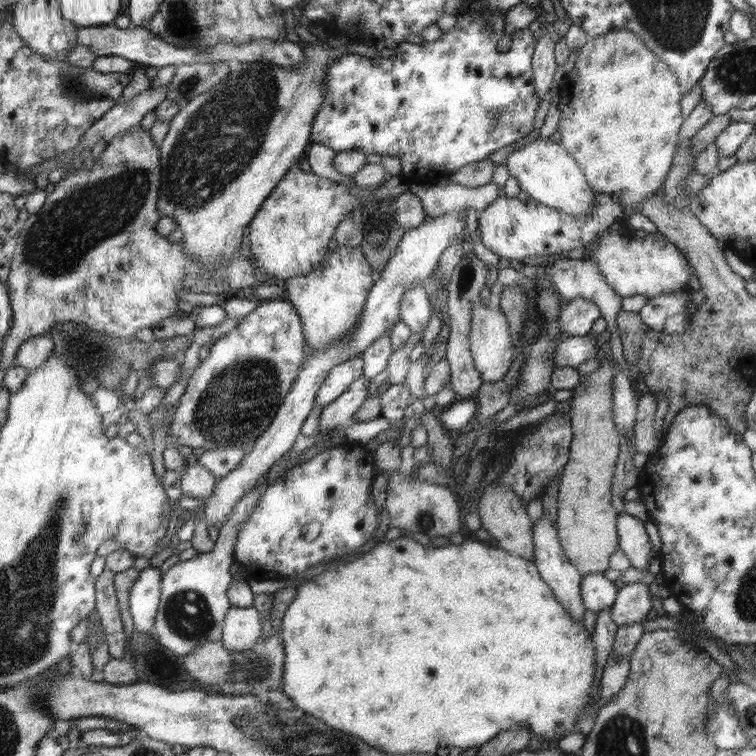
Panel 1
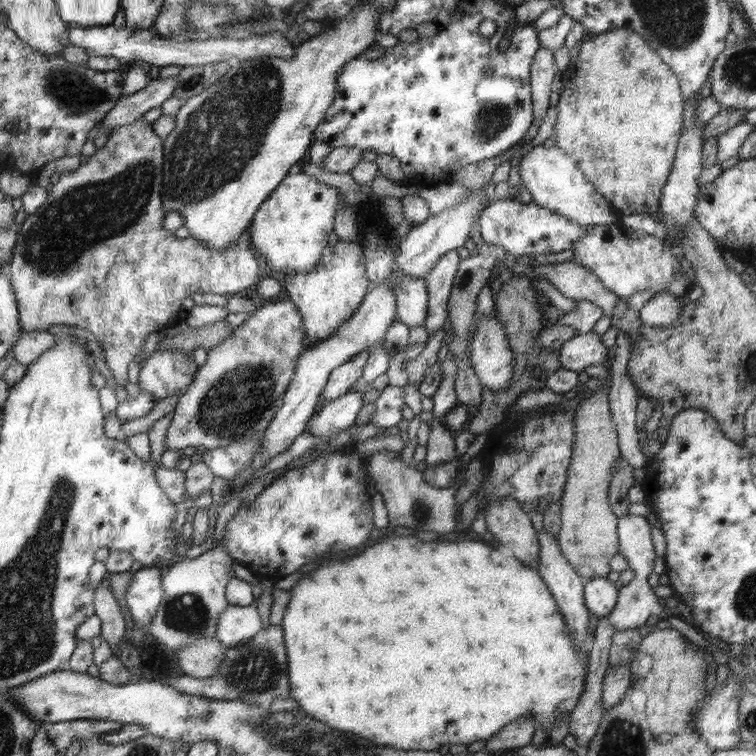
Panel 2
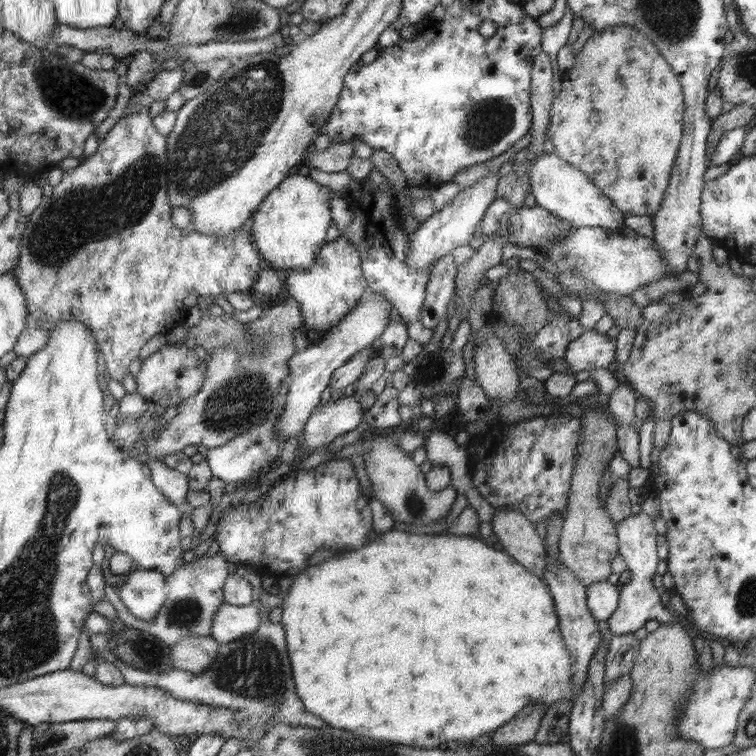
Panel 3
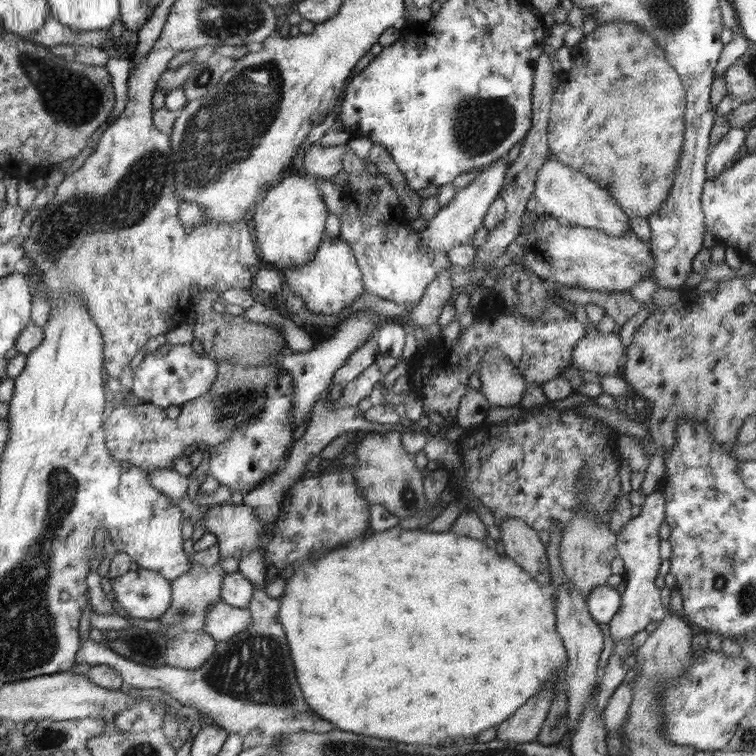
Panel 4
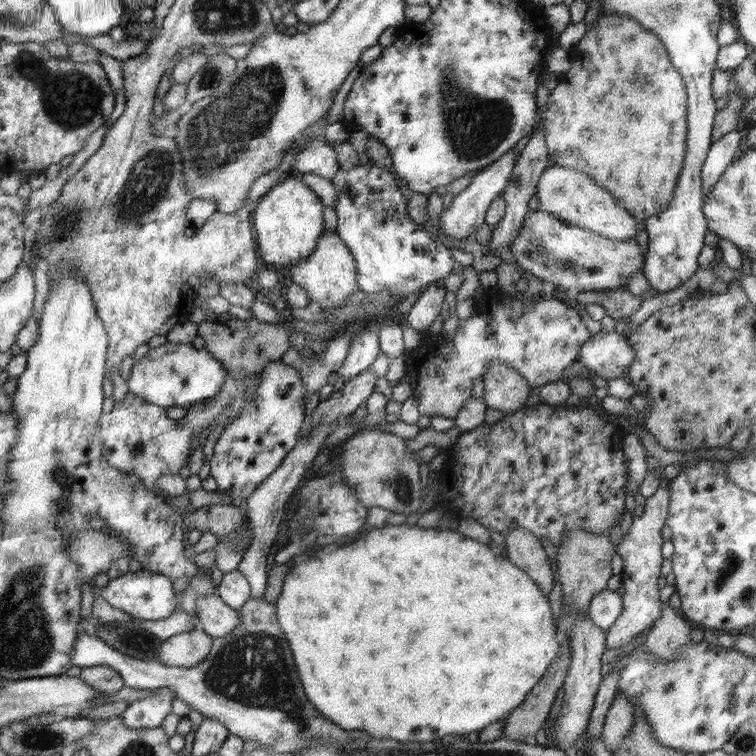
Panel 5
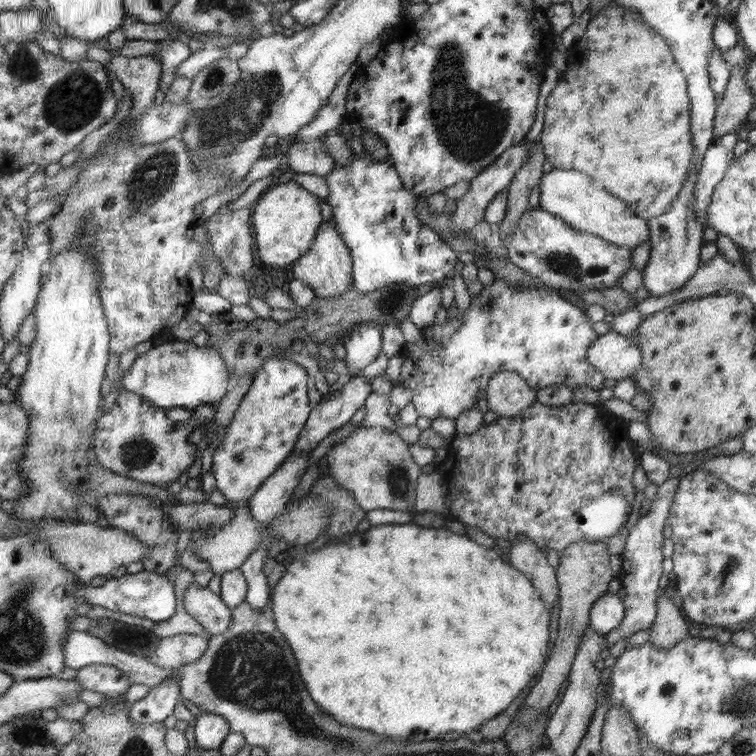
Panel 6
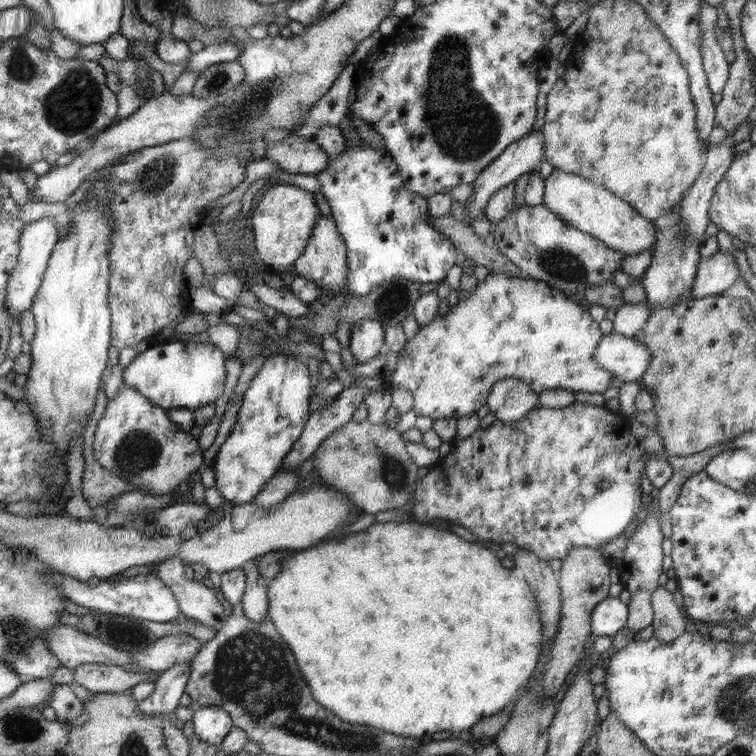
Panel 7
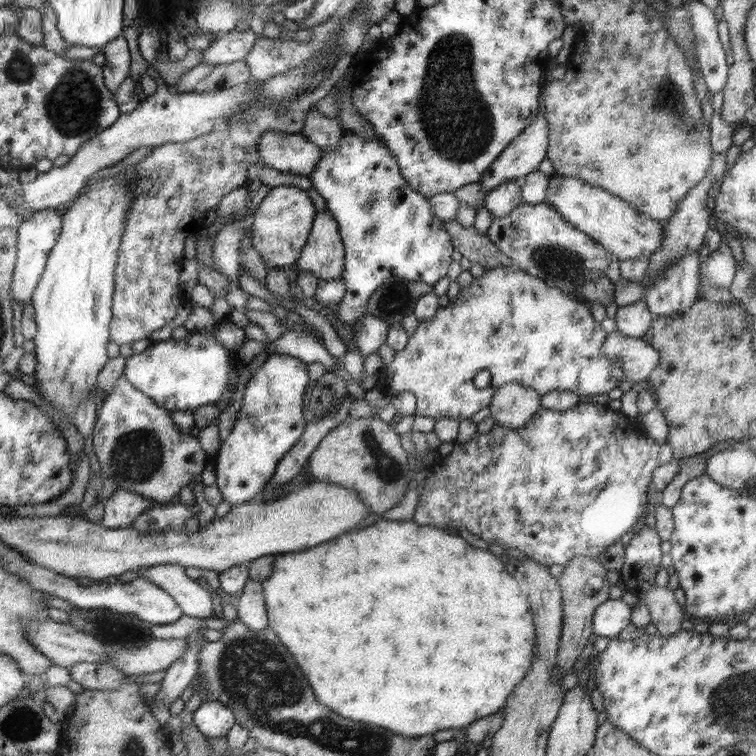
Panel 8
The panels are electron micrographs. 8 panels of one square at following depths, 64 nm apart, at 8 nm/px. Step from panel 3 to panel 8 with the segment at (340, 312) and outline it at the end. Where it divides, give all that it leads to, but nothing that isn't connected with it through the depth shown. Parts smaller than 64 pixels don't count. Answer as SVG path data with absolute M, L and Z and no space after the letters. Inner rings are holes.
M326 208L316 214L310 241L294 266L299 272L312 273L321 281L336 281L342 277L342 271L346 269L346 248L338 220Z

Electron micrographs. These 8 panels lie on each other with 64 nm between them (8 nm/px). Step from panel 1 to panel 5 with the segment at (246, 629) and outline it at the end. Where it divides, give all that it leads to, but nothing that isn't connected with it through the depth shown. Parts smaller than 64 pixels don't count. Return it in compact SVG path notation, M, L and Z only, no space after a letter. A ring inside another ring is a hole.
M217 593L199 596L196 618L200 622L199 627L213 639L227 637L243 622L239 609L228 606Z

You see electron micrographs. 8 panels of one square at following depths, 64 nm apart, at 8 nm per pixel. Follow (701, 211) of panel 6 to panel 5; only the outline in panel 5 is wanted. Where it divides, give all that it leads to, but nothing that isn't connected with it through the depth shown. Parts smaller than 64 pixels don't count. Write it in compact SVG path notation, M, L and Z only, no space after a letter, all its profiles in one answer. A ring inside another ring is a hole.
M732 131L722 138L714 140L710 152L703 164L702 176L704 183L704 194L708 194L720 176L737 158L742 134L740 131Z

